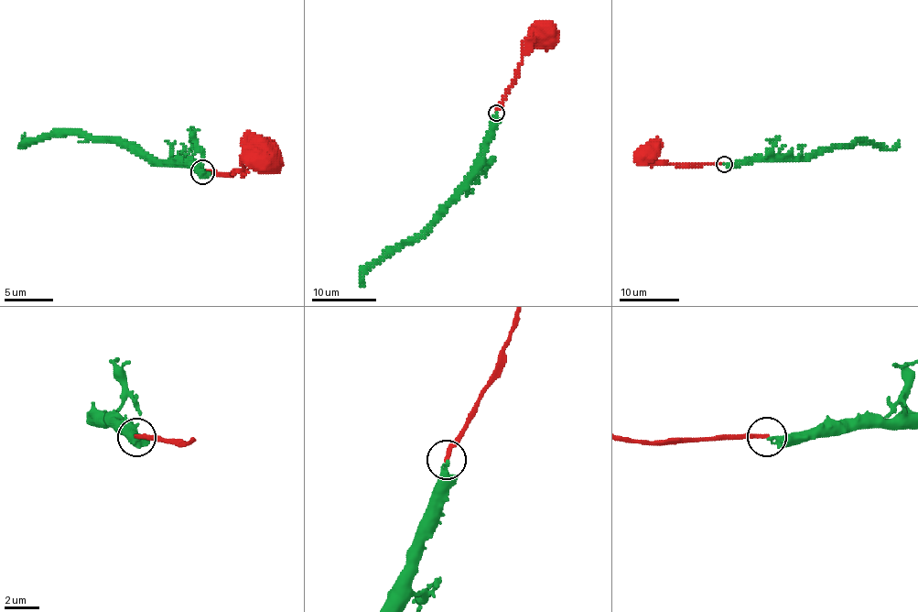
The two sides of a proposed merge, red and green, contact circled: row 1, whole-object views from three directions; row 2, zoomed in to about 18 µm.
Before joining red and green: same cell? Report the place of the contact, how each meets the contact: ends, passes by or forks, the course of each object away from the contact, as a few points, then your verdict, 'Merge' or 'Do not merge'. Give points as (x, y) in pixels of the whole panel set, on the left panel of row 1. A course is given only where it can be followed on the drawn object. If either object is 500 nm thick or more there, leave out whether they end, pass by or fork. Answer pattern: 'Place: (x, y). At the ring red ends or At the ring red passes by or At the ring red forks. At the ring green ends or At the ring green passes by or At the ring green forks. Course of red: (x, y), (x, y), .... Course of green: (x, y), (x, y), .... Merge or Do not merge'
Place: (202, 171). At the ring red ends. At the ring green ends. Course of red: (201, 172), (230, 173), (242, 163), (263, 160). Course of green: (201, 172), (194, 164), (149, 162), (108, 139), (80, 134), (42, 134), (23, 145), (25, 133). Do not merge

